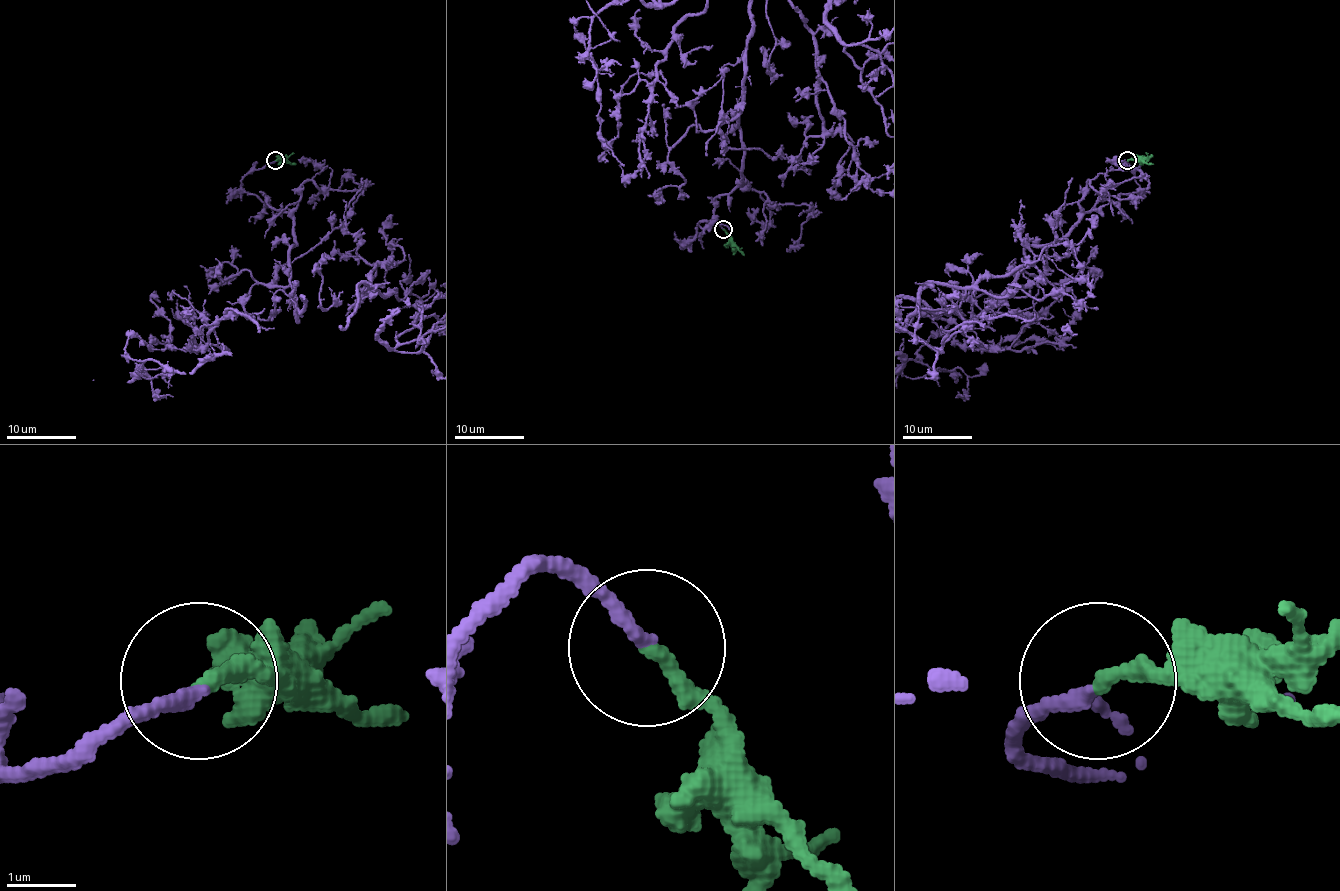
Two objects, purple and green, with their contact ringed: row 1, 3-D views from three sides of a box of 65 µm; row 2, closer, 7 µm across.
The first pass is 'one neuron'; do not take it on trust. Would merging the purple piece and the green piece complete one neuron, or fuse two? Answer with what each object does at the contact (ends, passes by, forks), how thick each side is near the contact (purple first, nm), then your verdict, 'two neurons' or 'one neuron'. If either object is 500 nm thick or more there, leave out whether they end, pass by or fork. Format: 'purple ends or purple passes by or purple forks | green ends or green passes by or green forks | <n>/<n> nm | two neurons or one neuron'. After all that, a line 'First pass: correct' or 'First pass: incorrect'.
purple ends | green ends | 200/240 nm | one neuron
First pass: correct

